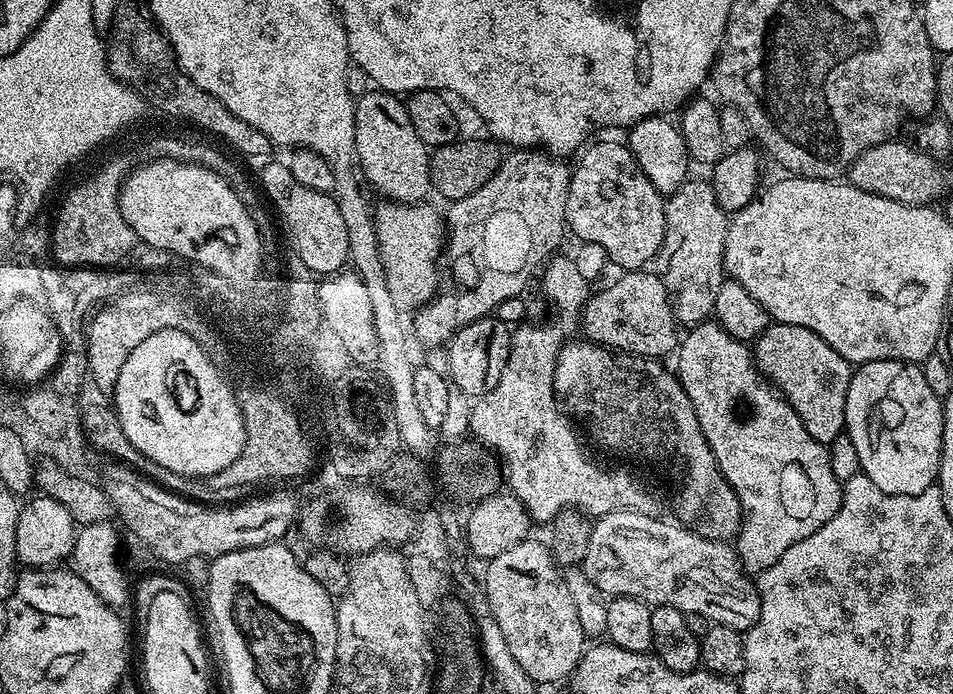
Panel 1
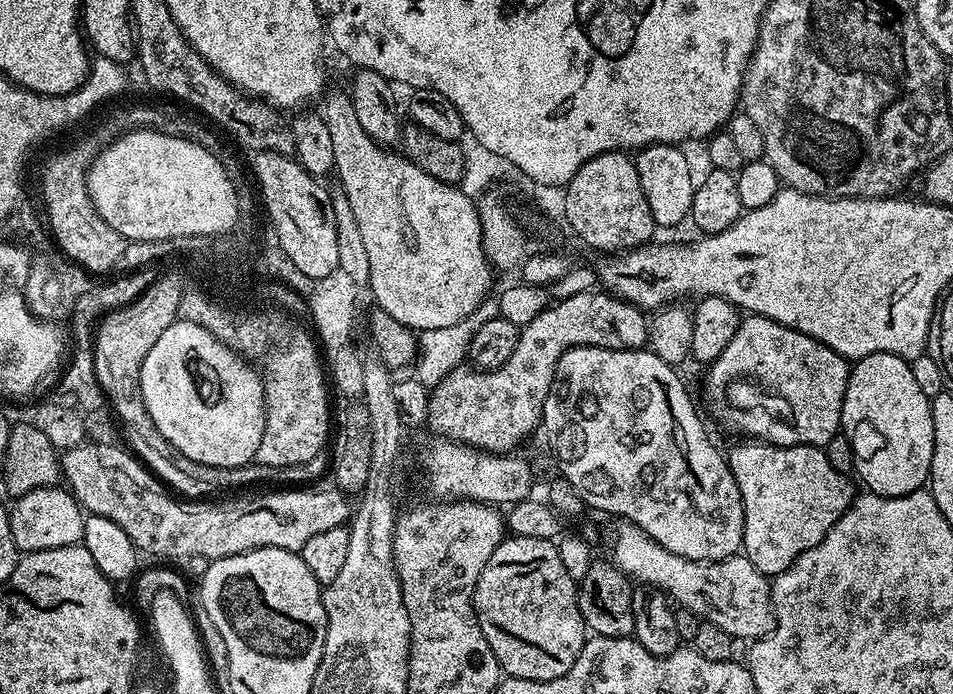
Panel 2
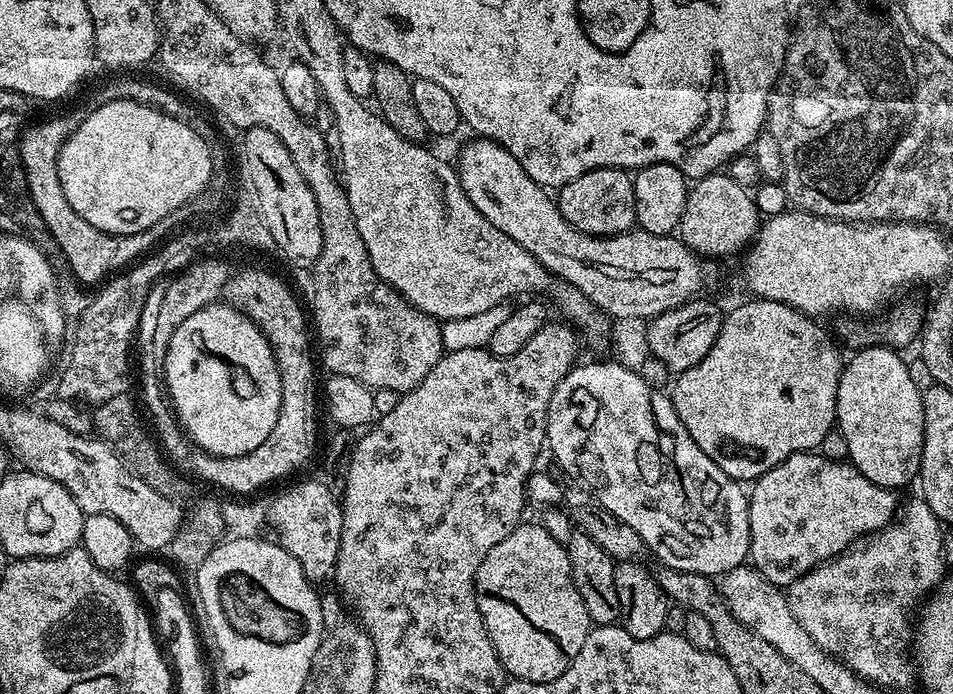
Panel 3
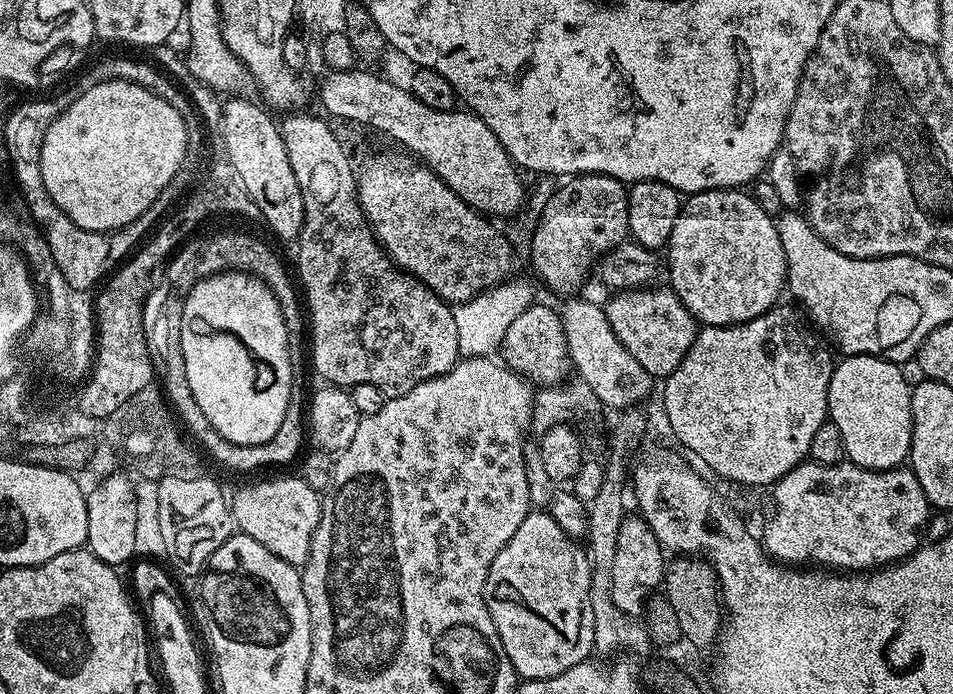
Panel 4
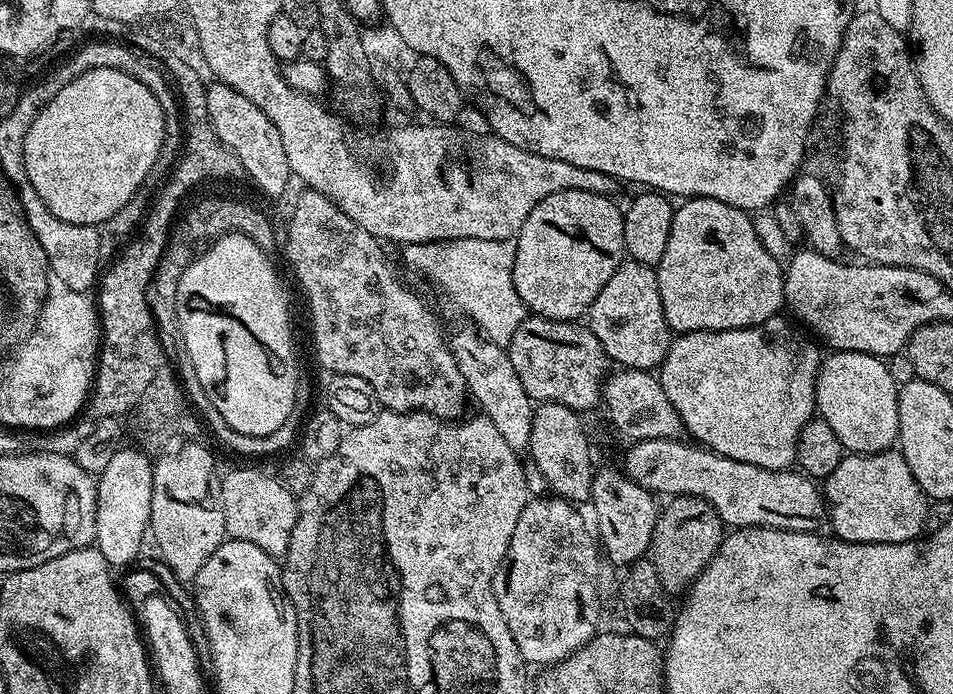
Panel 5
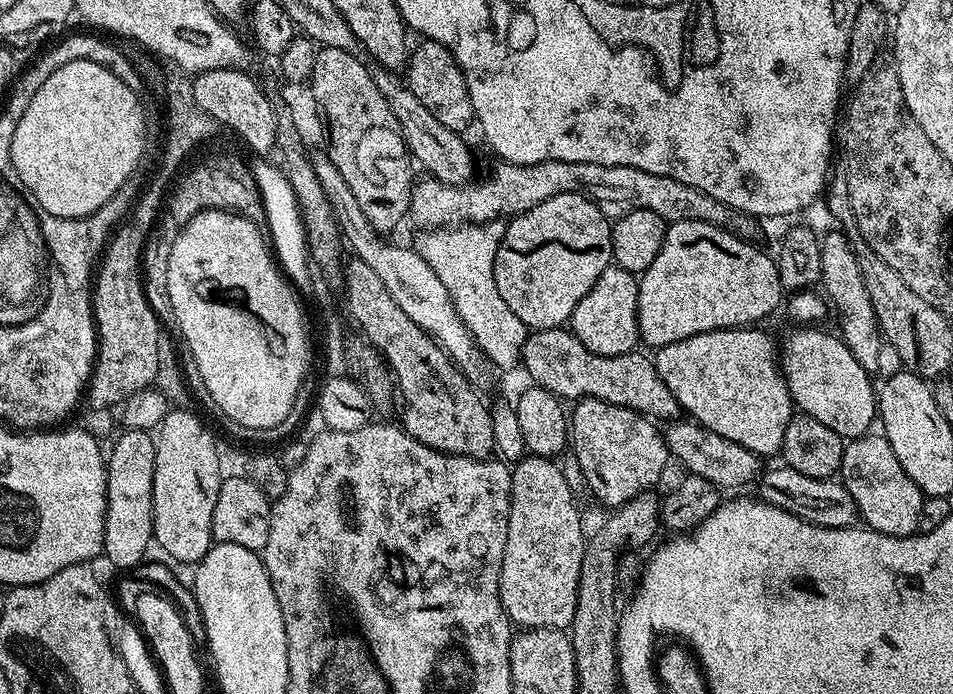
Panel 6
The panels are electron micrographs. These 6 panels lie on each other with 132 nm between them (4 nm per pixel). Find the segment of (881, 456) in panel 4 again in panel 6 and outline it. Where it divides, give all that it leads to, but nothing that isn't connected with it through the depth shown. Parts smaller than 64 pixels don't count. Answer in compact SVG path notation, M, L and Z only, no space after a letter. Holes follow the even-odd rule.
M796 326L793 332L784 340L784 348L778 352L778 367L784 374L784 381L792 395L793 405L801 413L812 419L817 419L822 425L829 427L836 435L843 438L863 436L869 431L871 424L878 420L878 392L872 388L873 377L850 354L839 335L828 332L819 332L816 326Z

